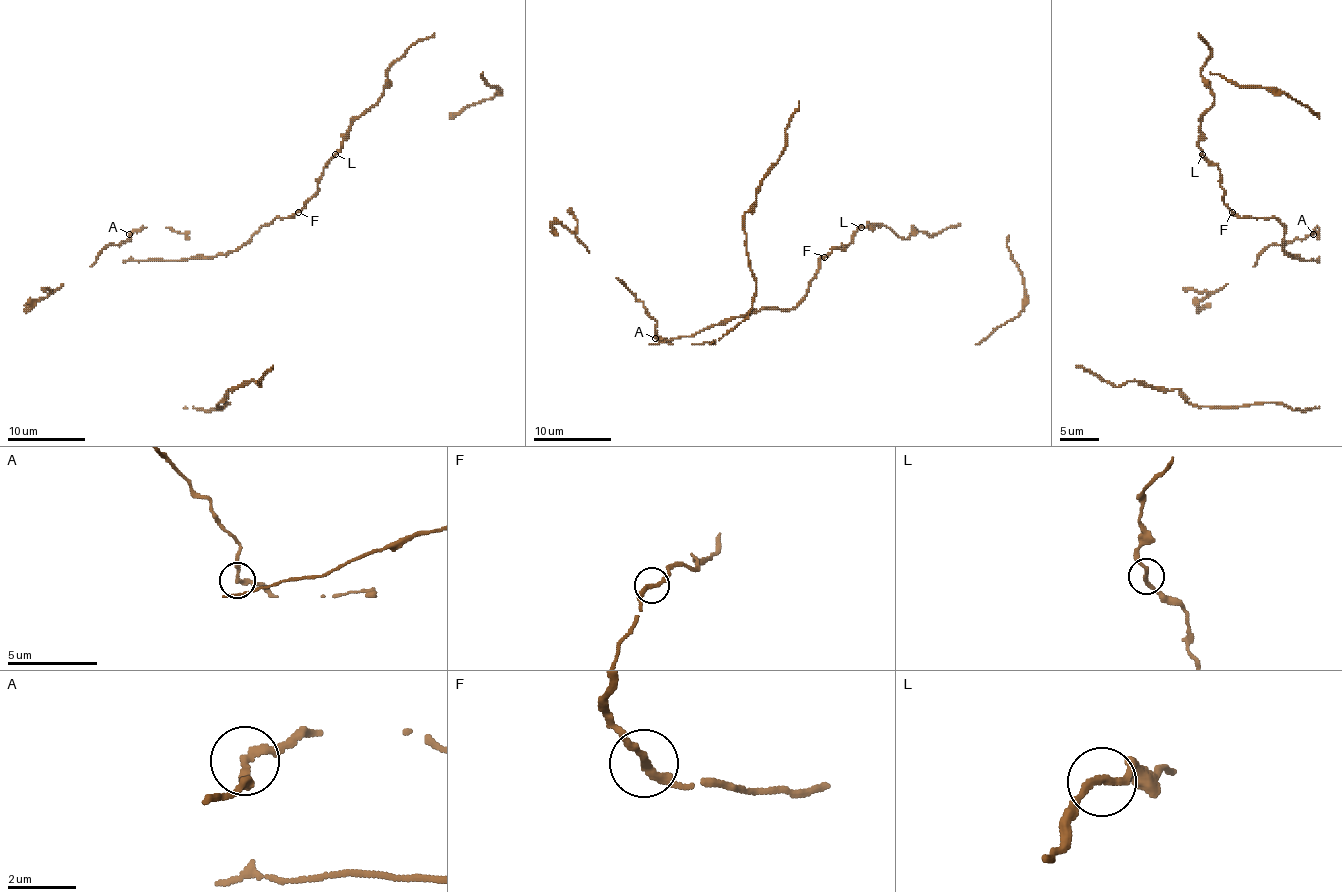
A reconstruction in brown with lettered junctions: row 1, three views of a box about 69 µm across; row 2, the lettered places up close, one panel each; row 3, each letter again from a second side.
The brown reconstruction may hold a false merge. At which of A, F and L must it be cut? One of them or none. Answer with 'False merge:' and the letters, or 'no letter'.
False merge: no letter

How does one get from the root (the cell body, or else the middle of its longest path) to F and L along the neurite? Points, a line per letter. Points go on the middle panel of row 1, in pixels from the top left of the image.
F: (814, 278), (818, 262), (824, 257)
L: (814, 278), (818, 262), (834, 249), (849, 245), (851, 237), (861, 227)

